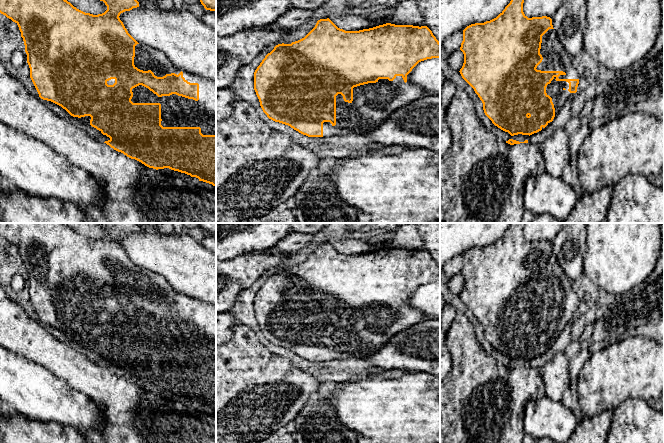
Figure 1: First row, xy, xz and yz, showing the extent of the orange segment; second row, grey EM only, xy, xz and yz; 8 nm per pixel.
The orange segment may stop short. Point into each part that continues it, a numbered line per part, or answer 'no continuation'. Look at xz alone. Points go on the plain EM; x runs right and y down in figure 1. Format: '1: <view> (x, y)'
1: xz (373, 327)

